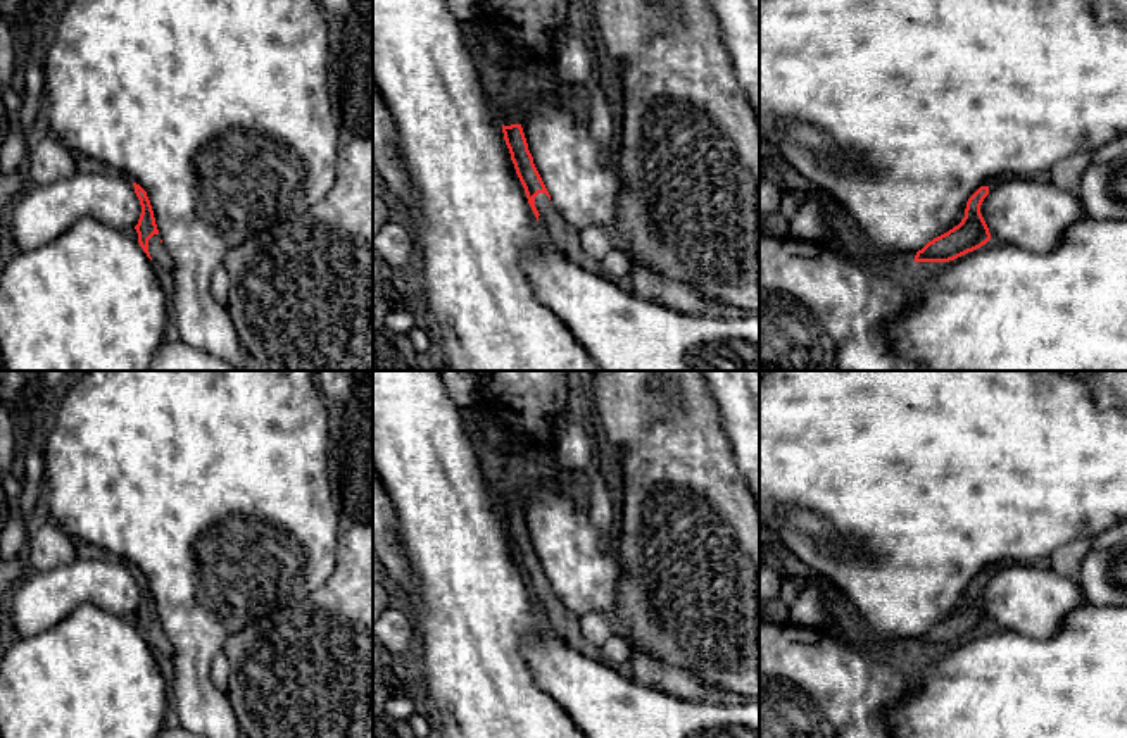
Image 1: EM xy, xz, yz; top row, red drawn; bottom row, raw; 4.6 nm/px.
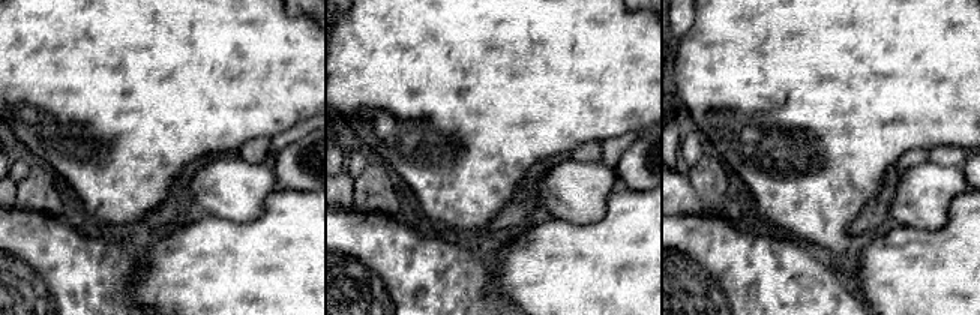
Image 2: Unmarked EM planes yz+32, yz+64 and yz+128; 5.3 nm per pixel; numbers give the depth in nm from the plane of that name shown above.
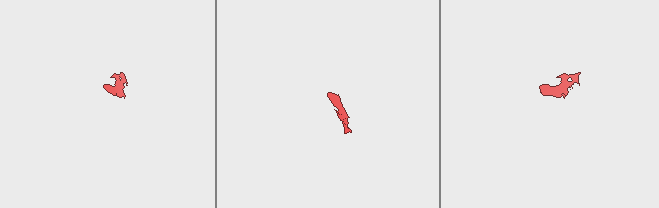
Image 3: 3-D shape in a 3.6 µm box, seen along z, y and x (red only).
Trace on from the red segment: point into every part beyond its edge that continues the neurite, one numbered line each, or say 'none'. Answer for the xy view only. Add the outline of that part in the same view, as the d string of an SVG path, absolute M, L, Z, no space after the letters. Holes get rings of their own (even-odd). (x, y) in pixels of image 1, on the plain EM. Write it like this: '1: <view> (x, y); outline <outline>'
1: xy (161, 645); outline M154 621L148 626L148 640L152 643L152 650L166 662L173 657L173 645L169 643L169 638L161 629L161 622Z

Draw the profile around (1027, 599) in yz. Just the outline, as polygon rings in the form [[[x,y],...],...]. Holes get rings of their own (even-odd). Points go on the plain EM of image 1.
[[[1010,562],[989,572],[980,600],[992,626],[1046,640],[1063,628],[1084,595],[1073,576],[1039,564]]]

